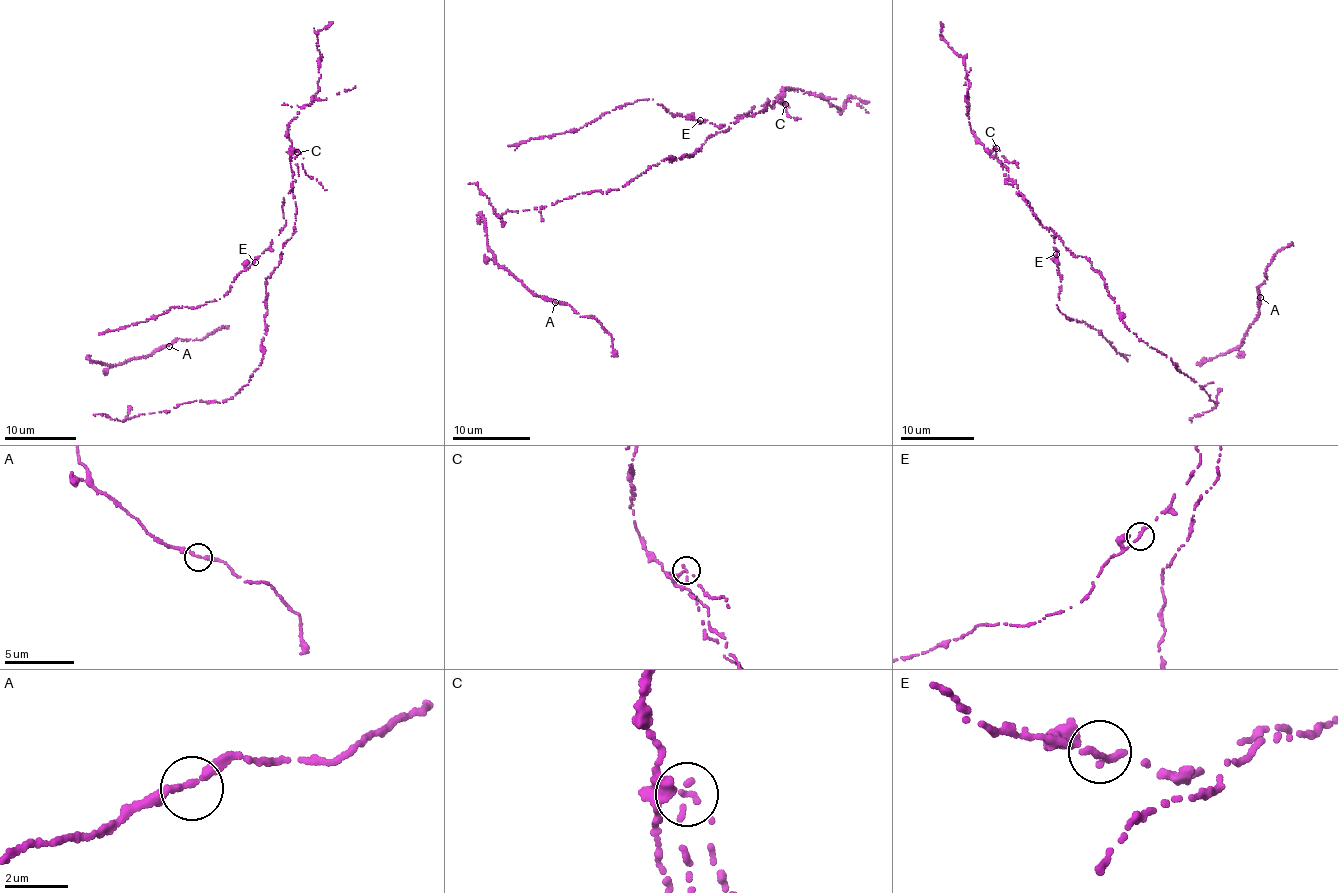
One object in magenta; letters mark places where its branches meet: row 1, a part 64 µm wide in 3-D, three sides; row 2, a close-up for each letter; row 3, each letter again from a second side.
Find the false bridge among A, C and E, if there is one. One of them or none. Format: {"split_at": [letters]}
{"split_at": ["C"]}

